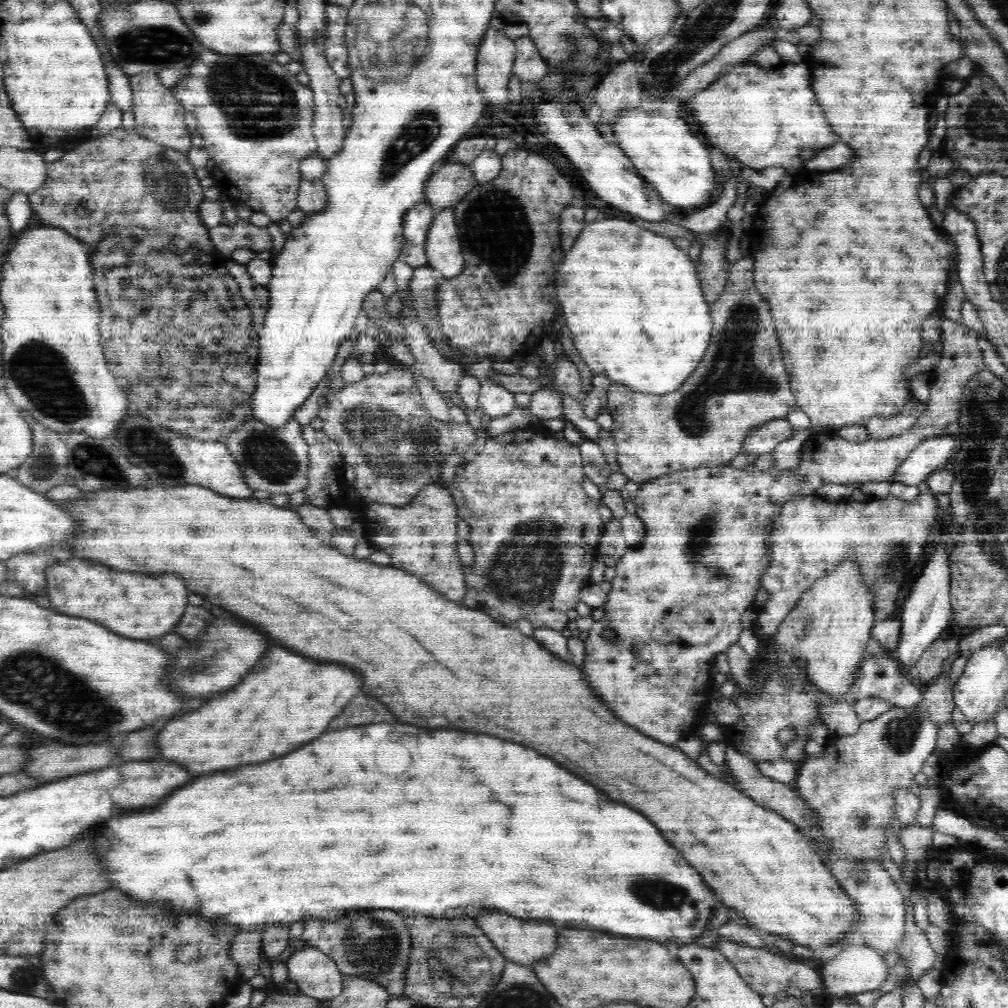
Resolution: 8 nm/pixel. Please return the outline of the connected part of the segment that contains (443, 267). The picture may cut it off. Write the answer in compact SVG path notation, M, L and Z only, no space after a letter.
M448 205L433 218L425 241L427 265L442 277L456 277L464 265L457 233L455 207Z

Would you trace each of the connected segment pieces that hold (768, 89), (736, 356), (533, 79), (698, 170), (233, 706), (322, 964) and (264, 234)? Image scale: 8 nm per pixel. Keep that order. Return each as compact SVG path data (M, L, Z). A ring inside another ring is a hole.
M754 61L736 64L684 105L694 112L704 134L718 150L754 171L781 167L788 175L794 176L795 172L806 170L805 161L800 156L804 150L822 150L840 142L838 136L832 136L832 128L828 128L828 122L824 120L824 112L820 112L820 106L816 104L812 84L808 84L808 68L804 68L804 64L790 64L780 72L766 72L760 66L754 66Z
M744 256L742 259L737 260L728 268L728 278L724 290L720 293L720 297L714 301L710 306L709 318L712 319L712 338L709 341L709 346L704 353L700 364L697 365L696 370L692 372L692 376L688 376L684 384L680 388L668 394L652 394L640 392L639 390L632 389L628 385L612 383L610 390L608 390L608 402L606 402L607 412L613 420L613 430L610 432L613 438L613 446L616 447L617 464L619 472L623 474L628 480L636 482L641 485L644 481L652 477L666 476L672 472L680 472L681 469L698 468L698 467L714 467L720 464L730 463L734 456L742 451L744 442L748 439L748 434L756 428L760 428L764 423L770 423L774 419L784 419L788 410L794 408L798 401L795 399L795 393L789 385L789 378L786 369L786 363L783 360L783 352L781 351L778 337L776 336L776 327L774 317L770 314L770 306L768 302L764 301L764 297L759 293L756 288L754 275L754 260L752 256Z
M529 36L518 38L515 42L517 56L513 65L513 74L520 83L535 83L547 76L548 66L540 57L535 43Z
M622 108L609 122L617 146L662 200L679 208L700 208L716 188L715 155L693 127L680 118L642 108Z
M284 648L266 654L244 680L220 698L180 720L168 722L158 734L160 756L184 760L196 776L234 768L242 764L266 762L322 736L330 720L358 694L362 678L336 664L318 664Z
M314 945L304 952L291 954L286 966L289 978L308 997L329 1000L342 990L344 978L335 960Z
M238 222L234 228L218 224L209 228L209 238L216 246L215 250L228 258L234 250L246 248L255 252L268 251L272 247L272 238L266 227L254 226L250 222Z

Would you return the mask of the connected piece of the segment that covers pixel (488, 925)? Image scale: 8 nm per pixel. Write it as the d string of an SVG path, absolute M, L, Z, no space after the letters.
M482 914L476 918L476 924L486 933L499 952L507 962L516 964L534 964L540 958L550 956L556 950L556 936L558 932L554 930L552 924L540 924L540 922L530 922L530 920L520 920L514 916L506 914Z

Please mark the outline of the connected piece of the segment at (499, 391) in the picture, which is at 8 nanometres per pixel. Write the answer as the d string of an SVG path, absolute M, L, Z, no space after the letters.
M482 379L482 388L479 394L479 413L488 416L488 418L498 418L506 416L510 410L514 409L514 393L506 390L503 386Z

